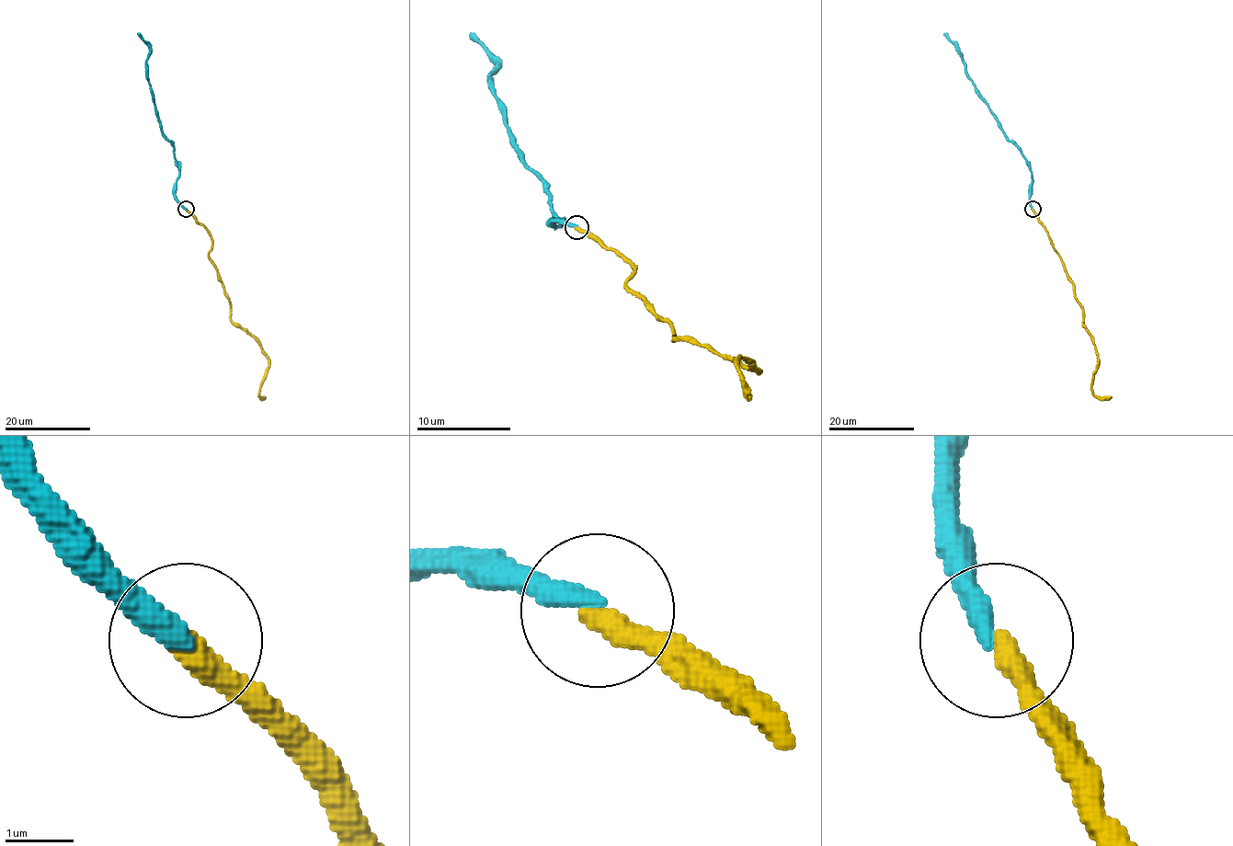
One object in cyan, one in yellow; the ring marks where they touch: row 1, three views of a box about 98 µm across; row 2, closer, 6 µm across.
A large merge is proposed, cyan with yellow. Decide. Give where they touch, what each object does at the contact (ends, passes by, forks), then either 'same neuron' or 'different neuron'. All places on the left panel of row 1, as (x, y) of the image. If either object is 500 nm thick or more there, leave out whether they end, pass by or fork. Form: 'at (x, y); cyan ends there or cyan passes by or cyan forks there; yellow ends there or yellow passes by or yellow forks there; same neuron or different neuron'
at (186, 209); cyan ends there; yellow ends there; same neuron

